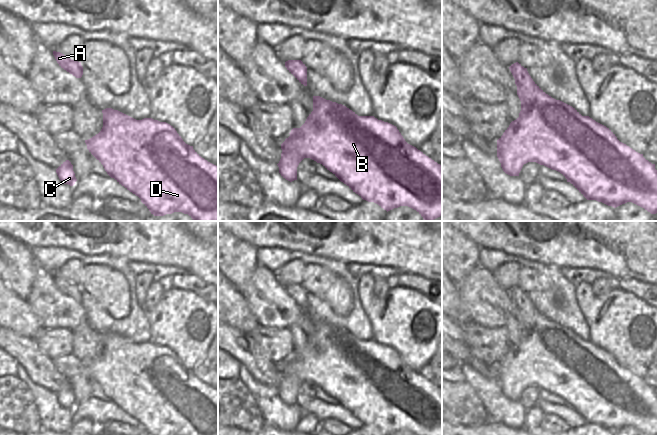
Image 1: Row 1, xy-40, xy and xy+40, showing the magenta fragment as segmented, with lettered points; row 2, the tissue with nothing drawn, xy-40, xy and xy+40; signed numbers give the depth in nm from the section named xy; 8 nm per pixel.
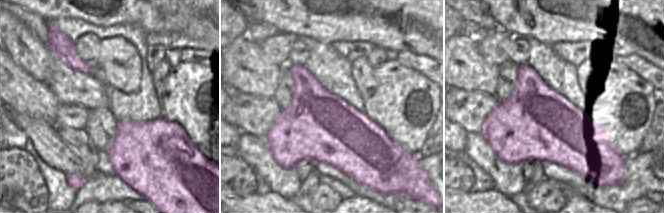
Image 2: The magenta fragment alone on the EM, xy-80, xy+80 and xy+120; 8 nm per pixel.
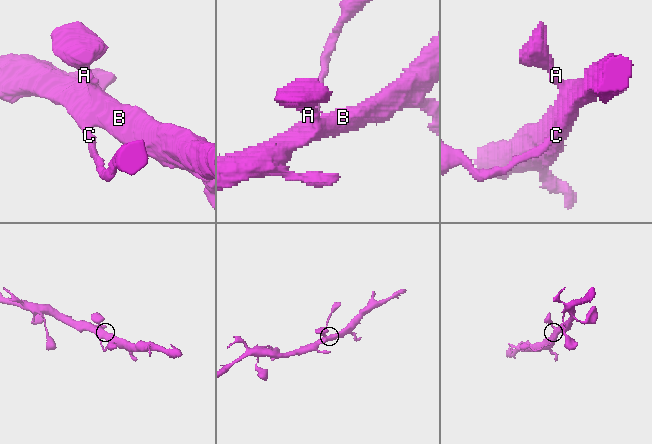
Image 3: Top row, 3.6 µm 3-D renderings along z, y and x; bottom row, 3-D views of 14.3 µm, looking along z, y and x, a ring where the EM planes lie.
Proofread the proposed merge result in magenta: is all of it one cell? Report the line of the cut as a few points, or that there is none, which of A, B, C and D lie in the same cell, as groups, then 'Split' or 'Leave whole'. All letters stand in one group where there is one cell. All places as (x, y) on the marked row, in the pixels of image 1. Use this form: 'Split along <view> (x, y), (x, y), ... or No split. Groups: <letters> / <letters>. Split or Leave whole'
No split. Groups: A B C D. Leave whole

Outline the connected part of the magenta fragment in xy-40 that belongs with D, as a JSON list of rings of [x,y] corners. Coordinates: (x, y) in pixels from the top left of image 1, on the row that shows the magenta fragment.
[[[112,108],[102,113],[101,131],[85,143],[111,178],[138,196],[154,216],[182,212],[194,221],[218,221],[218,166],[202,158],[166,122],[136,120]]]

